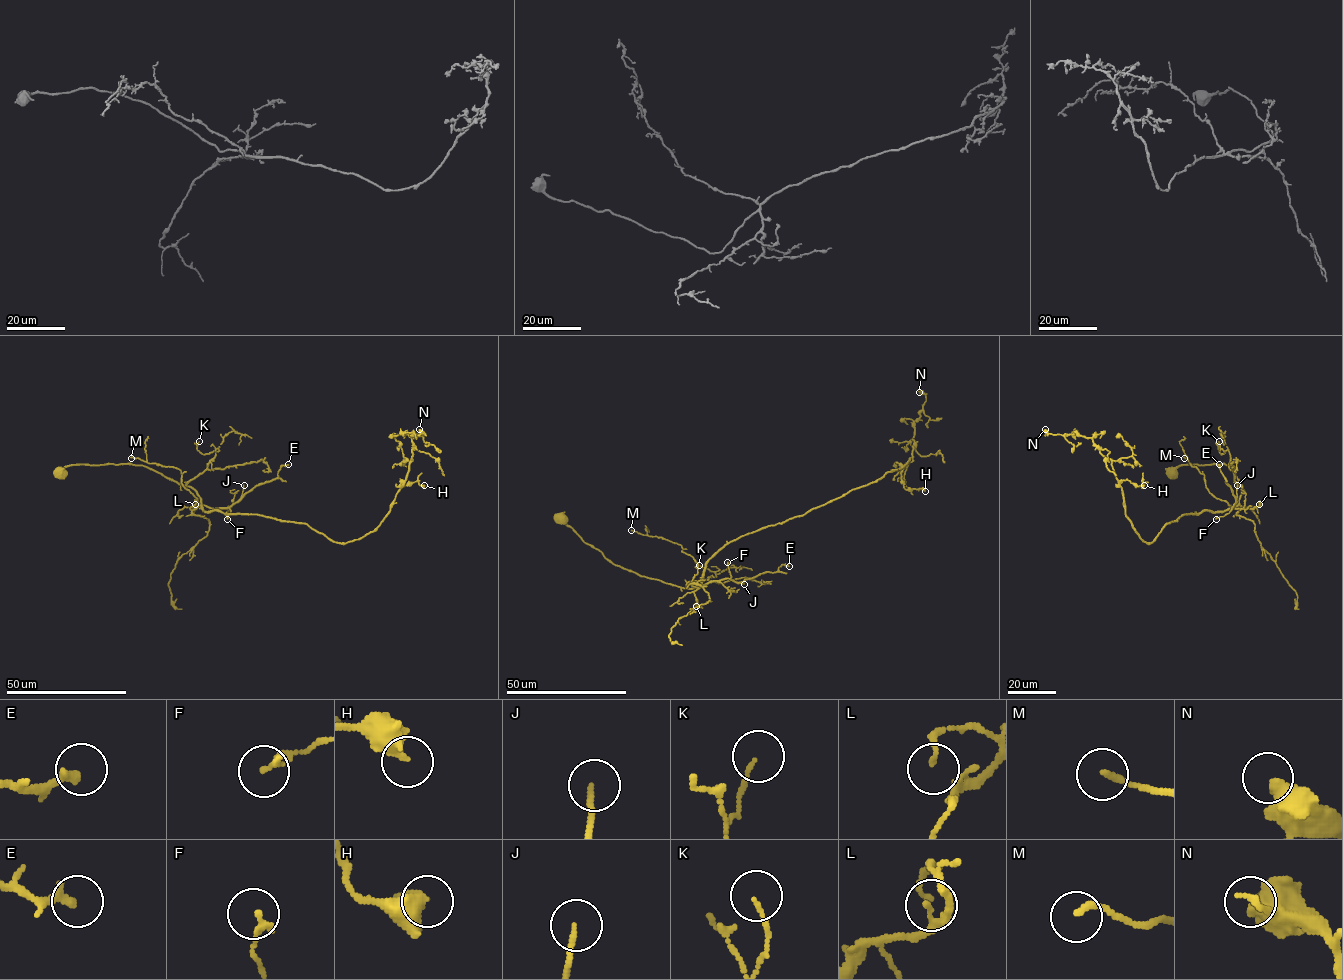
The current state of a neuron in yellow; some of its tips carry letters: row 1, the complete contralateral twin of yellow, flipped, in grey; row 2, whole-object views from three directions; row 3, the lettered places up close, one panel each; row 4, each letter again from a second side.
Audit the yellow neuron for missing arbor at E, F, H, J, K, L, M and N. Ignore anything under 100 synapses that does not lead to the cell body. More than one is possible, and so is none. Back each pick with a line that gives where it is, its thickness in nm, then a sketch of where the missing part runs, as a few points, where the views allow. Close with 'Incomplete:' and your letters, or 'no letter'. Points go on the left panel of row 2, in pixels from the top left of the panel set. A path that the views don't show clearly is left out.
Incomplete: no letter

